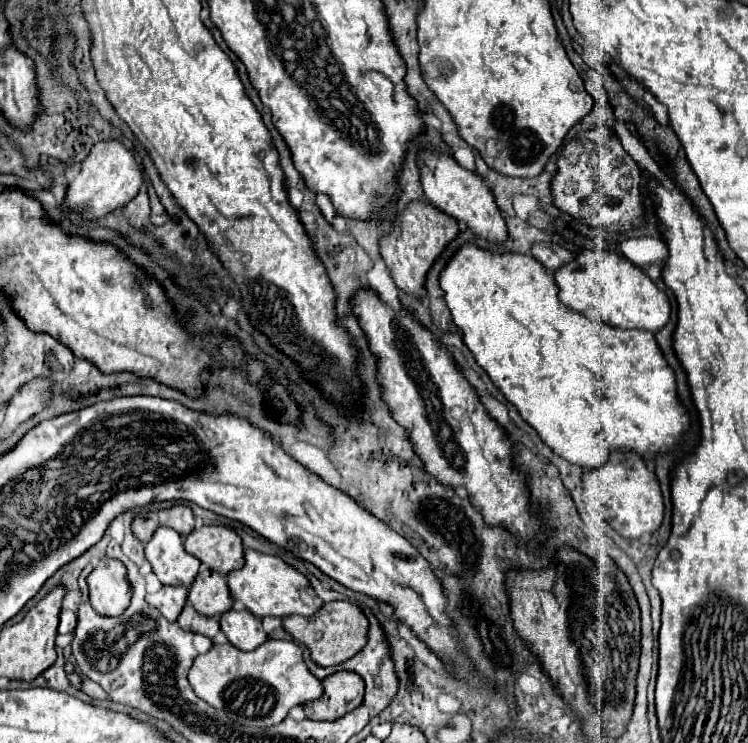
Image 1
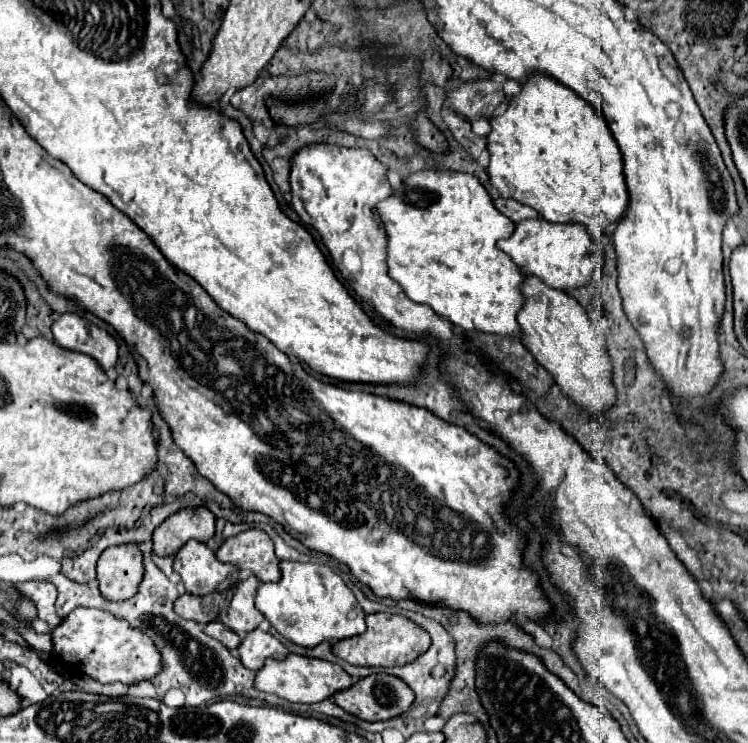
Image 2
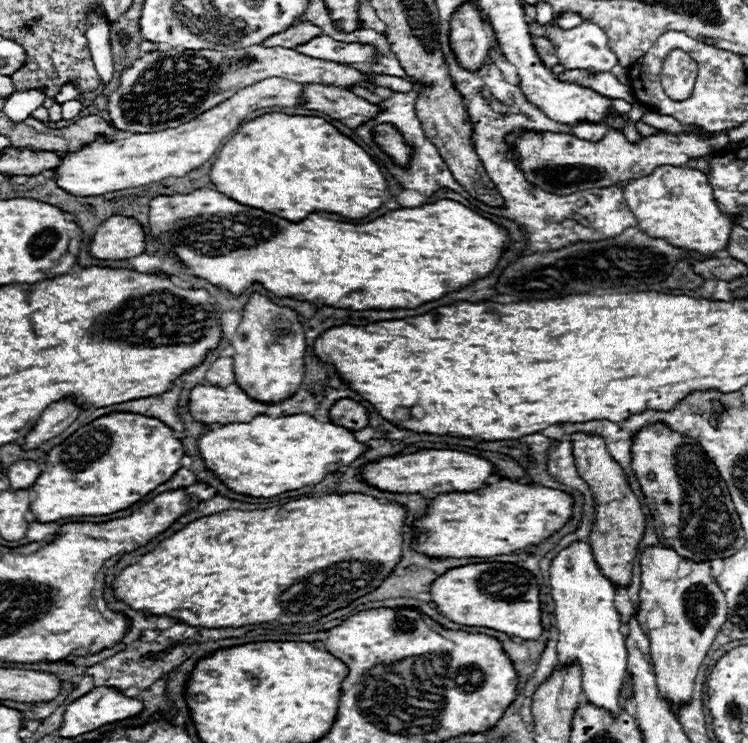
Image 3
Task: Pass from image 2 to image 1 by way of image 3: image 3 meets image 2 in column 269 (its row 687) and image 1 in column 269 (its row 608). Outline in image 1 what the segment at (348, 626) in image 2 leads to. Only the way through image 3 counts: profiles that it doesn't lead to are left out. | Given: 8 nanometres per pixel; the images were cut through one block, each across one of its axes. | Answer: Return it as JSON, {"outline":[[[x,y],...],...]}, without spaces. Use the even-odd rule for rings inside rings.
{"outline":[[[246,550],[244,558],[246,558],[244,568],[230,572],[226,578],[228,578],[232,598],[242,602],[254,616],[258,618],[264,618],[264,616],[284,618],[290,614],[314,616],[322,608],[324,602],[318,598],[308,578],[300,574],[296,568],[292,568],[290,564],[286,564],[282,558],[268,556],[256,550]]]}

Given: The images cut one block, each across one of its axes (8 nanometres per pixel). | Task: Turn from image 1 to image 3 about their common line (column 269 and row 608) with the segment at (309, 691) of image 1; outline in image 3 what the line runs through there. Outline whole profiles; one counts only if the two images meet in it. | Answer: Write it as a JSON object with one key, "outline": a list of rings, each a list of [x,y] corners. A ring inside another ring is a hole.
{"outline":[[[646,546],[640,552],[640,624],[650,636],[650,656],[654,662],[658,688],[672,700],[674,712],[680,702],[692,696],[702,660],[726,620],[726,596],[714,582],[710,562],[694,562],[676,554],[670,546]]]}

